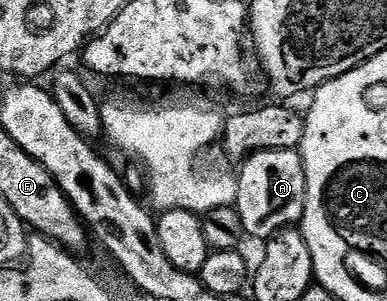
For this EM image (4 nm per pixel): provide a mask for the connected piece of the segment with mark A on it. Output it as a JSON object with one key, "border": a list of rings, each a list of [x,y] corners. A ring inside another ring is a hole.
{"border":[[[295,149],[258,151],[245,157],[235,174],[236,200],[234,208],[242,219],[249,238],[267,239],[283,229],[299,226],[306,207],[306,171],[304,161]]]}

